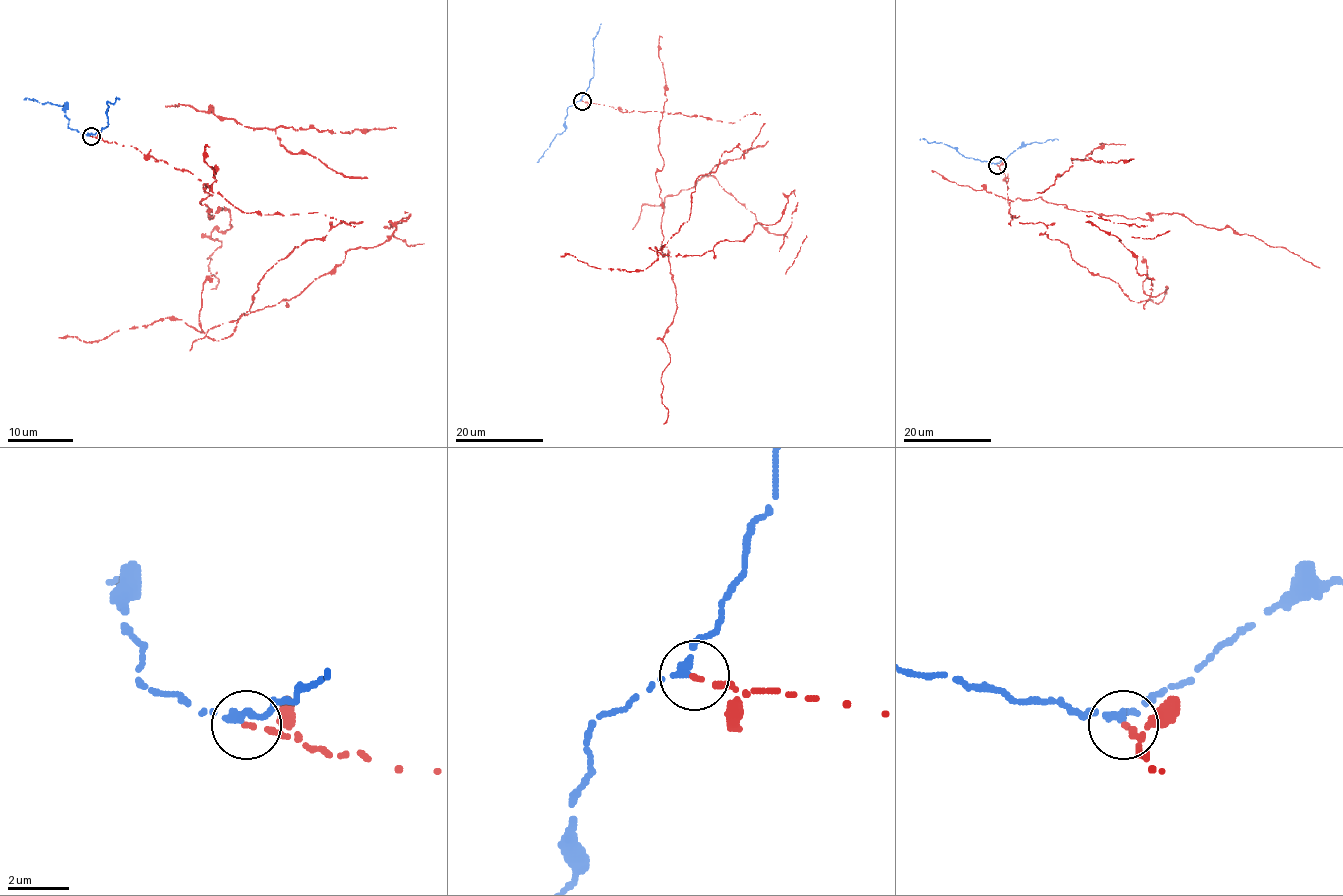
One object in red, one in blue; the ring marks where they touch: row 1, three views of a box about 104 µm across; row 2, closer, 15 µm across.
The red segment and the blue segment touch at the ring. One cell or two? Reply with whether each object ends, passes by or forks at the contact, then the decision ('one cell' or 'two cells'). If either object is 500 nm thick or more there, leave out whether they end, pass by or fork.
red ends | blue ends | two cells

